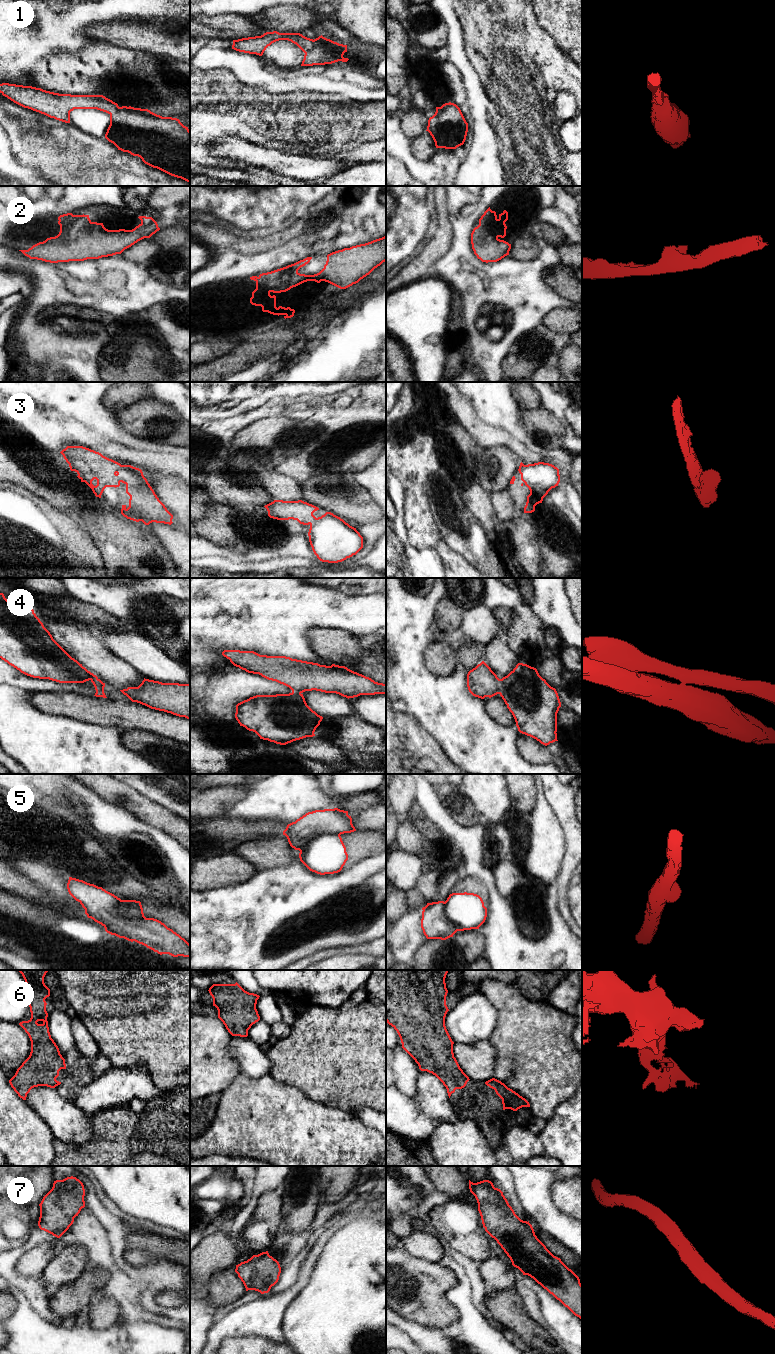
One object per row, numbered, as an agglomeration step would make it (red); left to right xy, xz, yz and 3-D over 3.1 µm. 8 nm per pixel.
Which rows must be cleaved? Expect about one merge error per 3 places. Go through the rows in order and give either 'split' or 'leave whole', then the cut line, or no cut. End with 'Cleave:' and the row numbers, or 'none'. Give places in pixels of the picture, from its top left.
1: leave whole | no cut
2: leave whole | no cut
3: leave whole | no cut
4: split | yz (499, 679), (500, 693)
5: split | xz (339, 834), (319, 834), (299, 850)
6: leave whole | no cut
7: leave whole | no cut
Cleave: 4, 5

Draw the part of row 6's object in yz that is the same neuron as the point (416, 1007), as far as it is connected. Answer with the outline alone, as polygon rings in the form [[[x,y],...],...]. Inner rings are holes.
[[[386,970],[386,1022],[398,1033],[402,1048],[415,1060],[421,1071],[435,1075],[446,1087],[448,1096],[470,1080],[460,1068],[446,1026],[445,978],[449,970]]]

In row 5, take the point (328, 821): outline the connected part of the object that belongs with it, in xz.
[[[334,809],[308,812],[283,831],[295,850],[301,850],[313,838],[322,834],[344,834],[356,831],[348,811]]]

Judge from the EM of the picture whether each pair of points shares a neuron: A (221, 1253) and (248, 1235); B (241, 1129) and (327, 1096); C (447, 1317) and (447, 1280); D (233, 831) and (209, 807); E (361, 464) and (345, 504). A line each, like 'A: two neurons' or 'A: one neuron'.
A: two neurons
B: two neurons
C: one neuron
D: two neurons
E: two neurons

